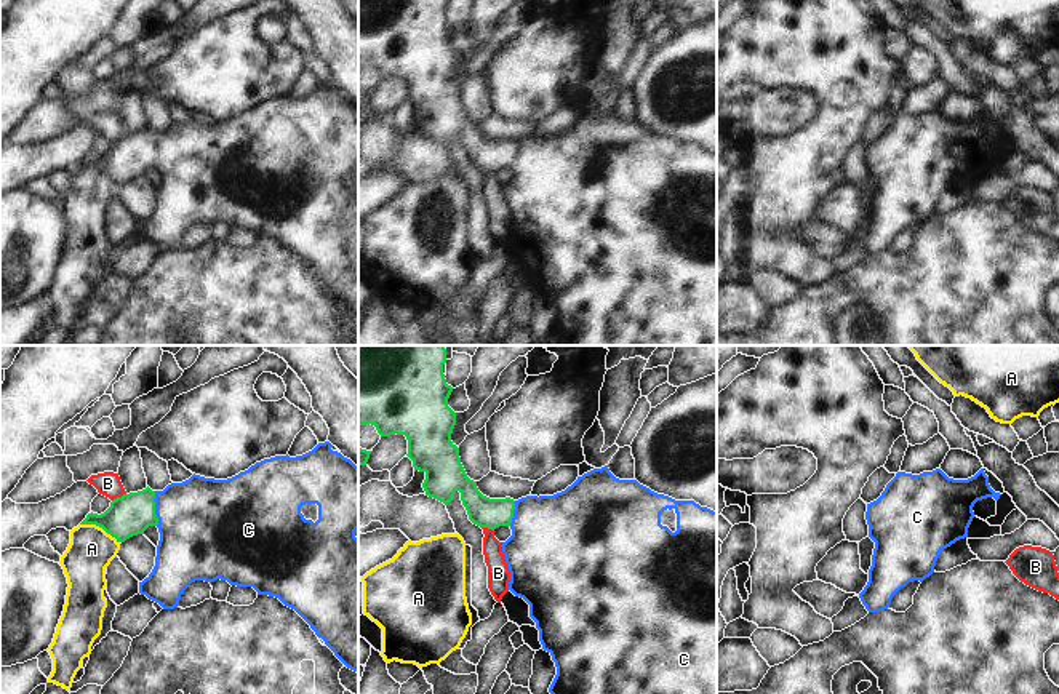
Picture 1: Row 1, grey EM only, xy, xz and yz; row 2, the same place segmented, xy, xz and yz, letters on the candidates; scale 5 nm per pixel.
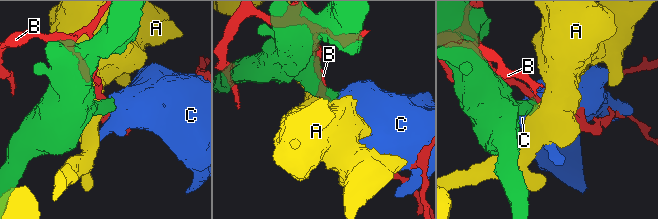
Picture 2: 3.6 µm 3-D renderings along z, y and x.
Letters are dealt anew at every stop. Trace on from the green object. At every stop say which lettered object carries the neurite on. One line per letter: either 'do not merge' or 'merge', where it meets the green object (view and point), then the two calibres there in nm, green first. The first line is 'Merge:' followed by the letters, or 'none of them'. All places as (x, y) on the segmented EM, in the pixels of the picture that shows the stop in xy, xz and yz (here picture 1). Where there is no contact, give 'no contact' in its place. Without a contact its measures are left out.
Merge: C
A: do not merge; contact xy (99, 526); calibres 200 and 220 nm
B: do not merge; contact xy (119, 498); calibres 200 and 120 nm
C: merge; contact xy (154, 509); calibres 200 and 440 nm

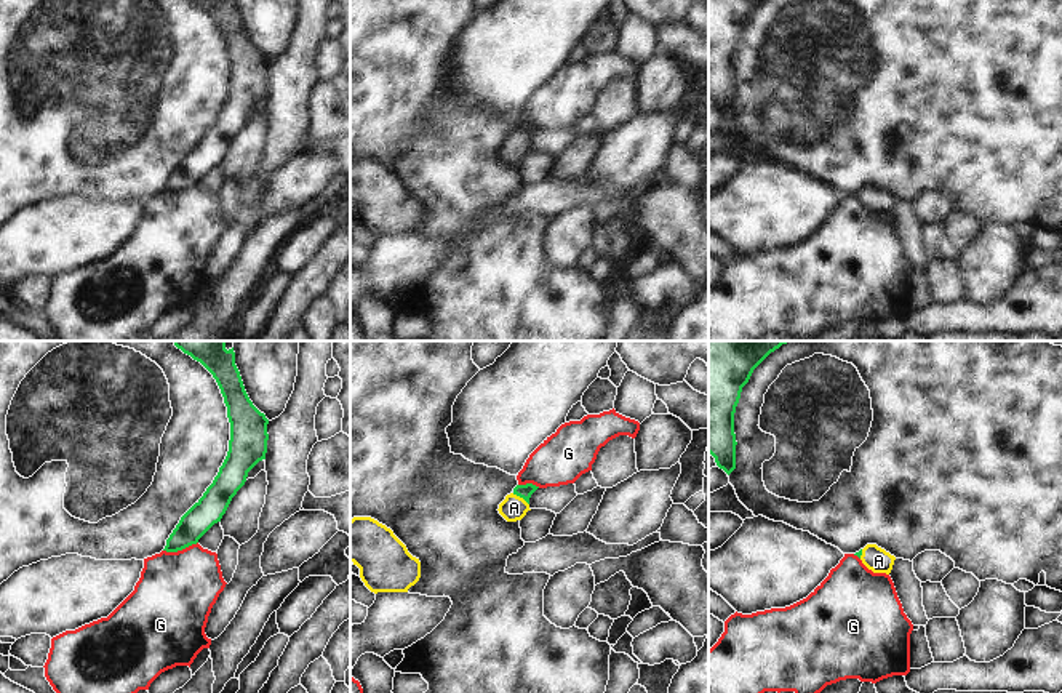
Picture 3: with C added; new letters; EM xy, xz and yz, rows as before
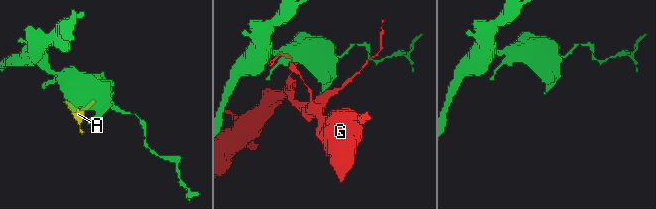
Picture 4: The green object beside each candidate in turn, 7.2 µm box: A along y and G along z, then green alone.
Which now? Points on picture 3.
Merge: A
A: merge; contact xz (520, 496); calibres 70 and 130 nm
G: do not merge; contact xy (179, 549); calibres 150 and 400 nm

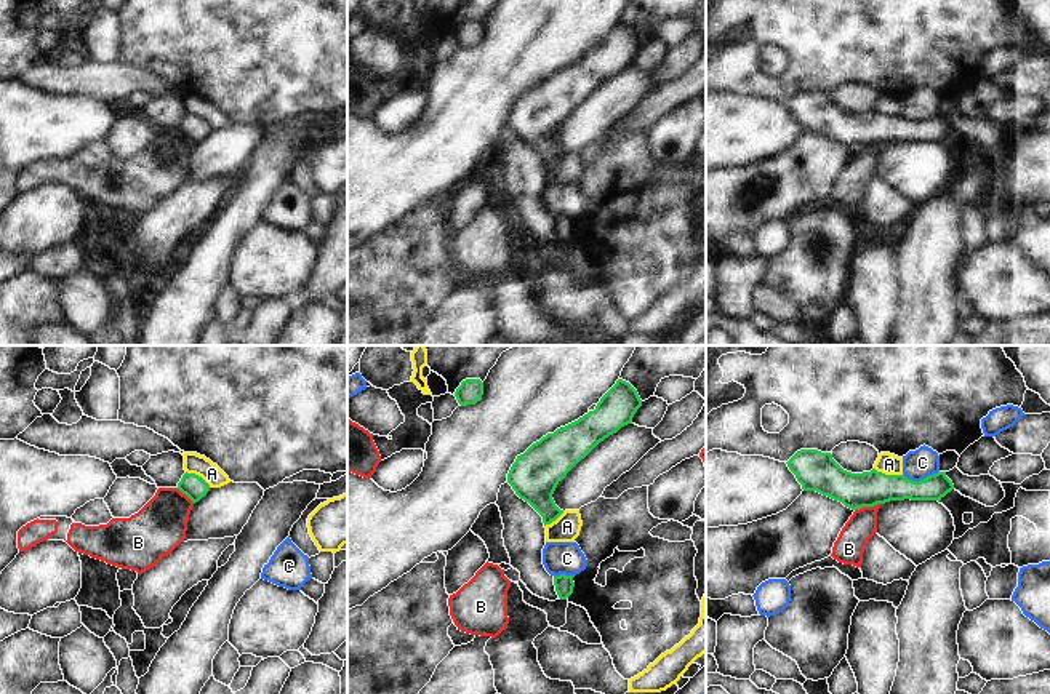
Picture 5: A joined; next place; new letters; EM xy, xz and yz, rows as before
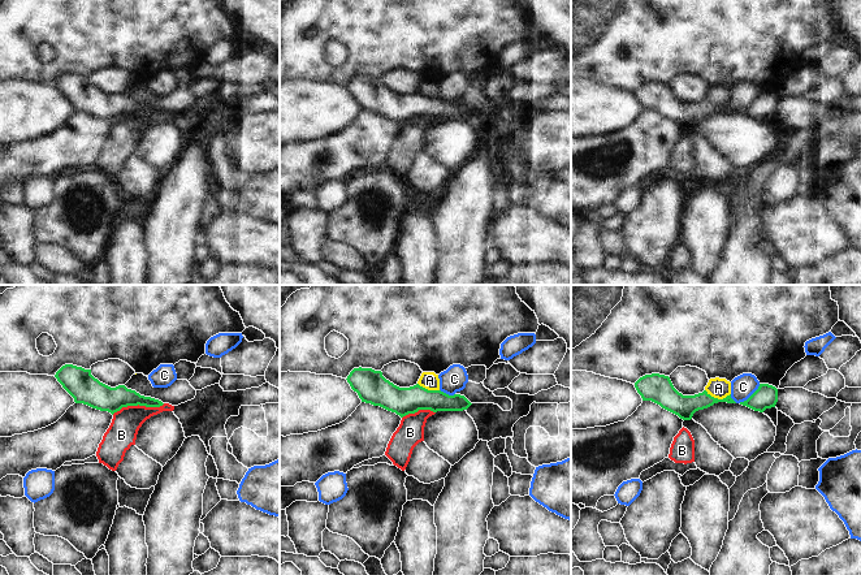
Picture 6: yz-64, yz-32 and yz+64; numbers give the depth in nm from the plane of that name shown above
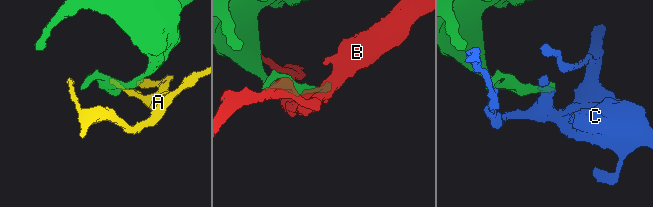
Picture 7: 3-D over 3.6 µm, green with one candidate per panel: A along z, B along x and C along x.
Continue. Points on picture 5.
Merge: none of them
A: do not merge; contact yz (889, 475); calibres 180 and 110 nm
B: do not merge; contact yz (868, 506); calibres 180 and 150 nm
C: do not merge; contact yz (921, 480); calibres 170 and 150 nm

